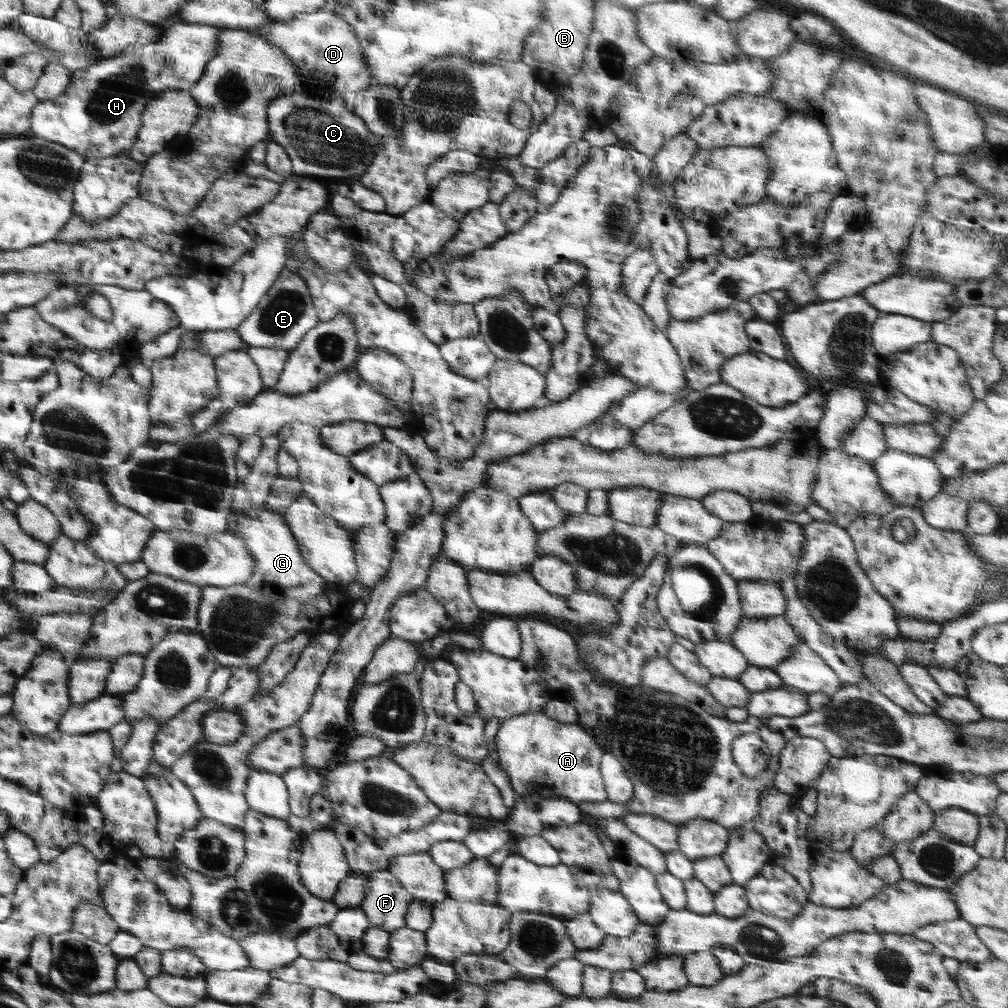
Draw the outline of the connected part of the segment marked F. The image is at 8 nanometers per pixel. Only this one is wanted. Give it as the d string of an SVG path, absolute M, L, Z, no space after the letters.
M382 870L368 873L364 901L358 907L372 927L380 927L391 934L407 926L404 918L415 900L392 873Z

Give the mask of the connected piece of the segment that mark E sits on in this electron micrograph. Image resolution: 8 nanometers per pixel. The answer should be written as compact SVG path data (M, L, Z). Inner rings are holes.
M285 268L271 290L263 296L262 302L236 329L249 347L276 347L291 351L319 322L308 284L295 272Z

